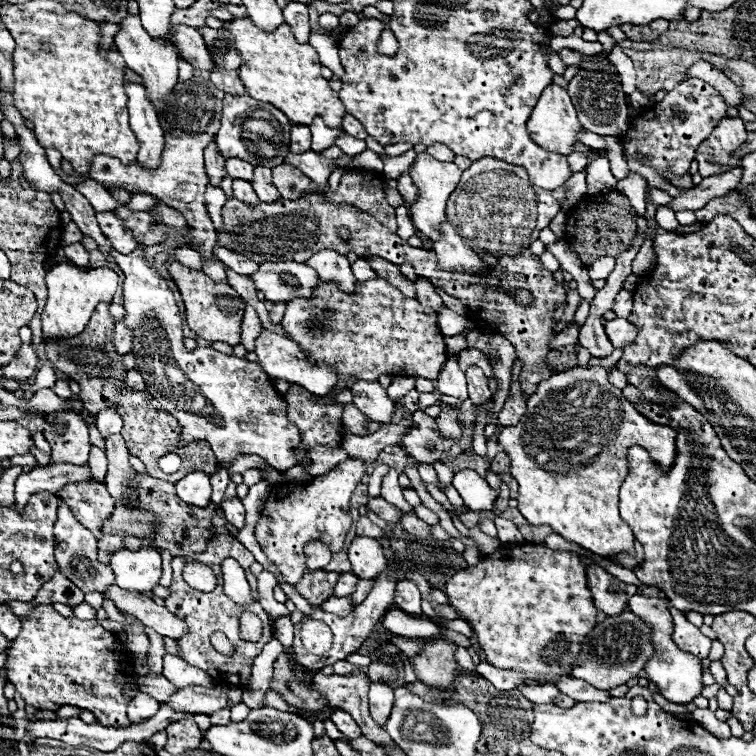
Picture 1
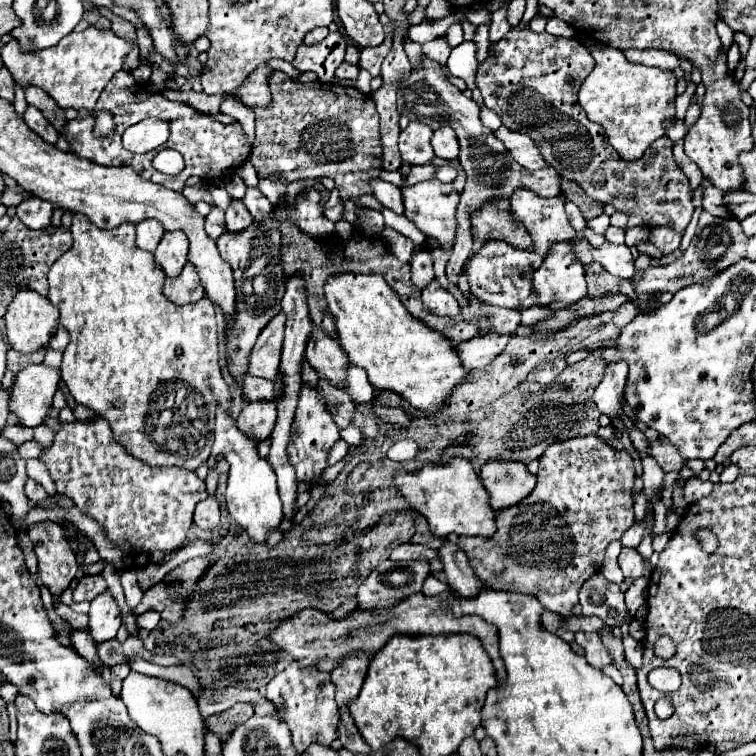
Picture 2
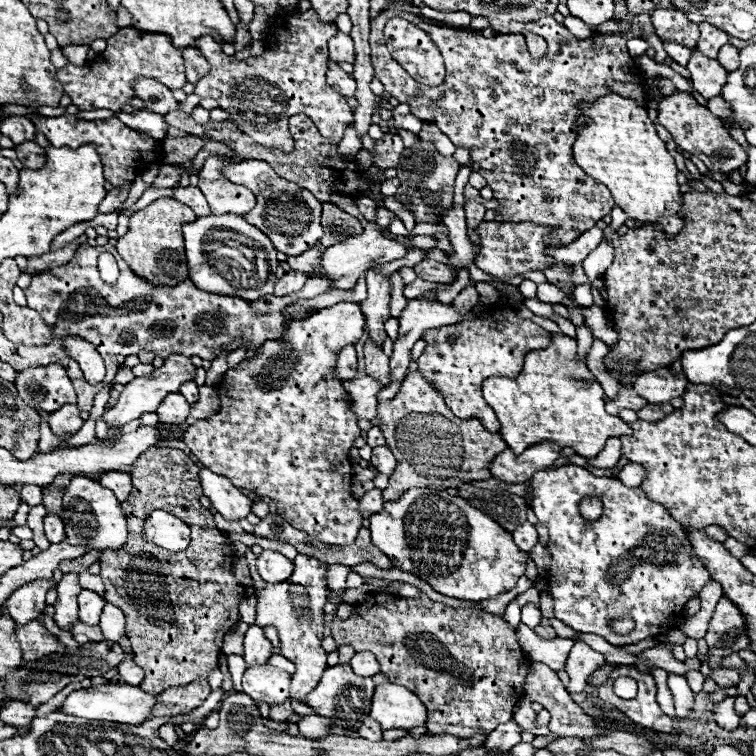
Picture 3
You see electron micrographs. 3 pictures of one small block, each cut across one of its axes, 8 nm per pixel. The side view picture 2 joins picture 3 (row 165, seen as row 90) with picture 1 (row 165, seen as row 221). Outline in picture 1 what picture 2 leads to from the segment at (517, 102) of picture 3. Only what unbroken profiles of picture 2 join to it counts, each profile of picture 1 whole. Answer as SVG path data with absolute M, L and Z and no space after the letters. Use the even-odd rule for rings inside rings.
M696 62L694 68L688 68L684 76L690 80L680 82L674 90L666 94L662 102L654 104L652 110L634 119L628 132L620 140L622 156L626 160L638 160L640 164L656 170L660 176L688 174L690 162L696 156L696 148L712 134L718 120L726 116L728 106L714 88L722 90L724 86L724 92L738 92L730 78L726 78L724 72L720 72L708 62ZM704 80L708 80L710 86Z

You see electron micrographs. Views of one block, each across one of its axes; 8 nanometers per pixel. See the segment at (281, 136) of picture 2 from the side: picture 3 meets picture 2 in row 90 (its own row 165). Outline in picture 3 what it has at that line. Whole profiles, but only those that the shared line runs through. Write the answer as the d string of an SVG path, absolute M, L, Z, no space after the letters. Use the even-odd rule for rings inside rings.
M174 110L168 112L164 116L164 120L188 134L200 136L204 140L212 140L212 142L222 142L228 148L232 148L242 160L264 160L268 162L280 176L284 176L286 180L296 182L298 186L310 190L320 202L332 202L332 194L342 194L348 196L352 200L358 200L360 196L364 196L364 192L372 190L374 178L370 178L370 174L366 170L360 168L360 164L356 160L348 160L342 154L338 154L338 142L330 142L324 140L324 136L320 136L318 128L312 124L312 120L304 114L296 114L290 120L290 132L294 138L294 150L292 152L282 152L275 148L268 148L262 144L256 144L250 136L244 136L240 132L240 128L236 128L234 122L224 120L224 122L212 122L208 120L206 124L198 124L192 114L182 112L182 110Z

